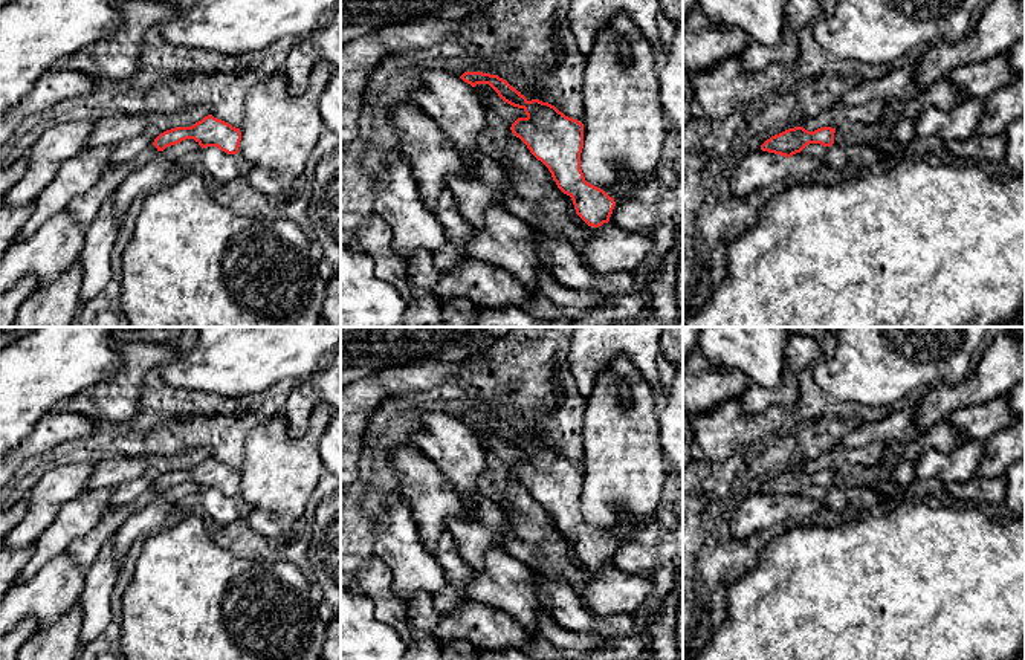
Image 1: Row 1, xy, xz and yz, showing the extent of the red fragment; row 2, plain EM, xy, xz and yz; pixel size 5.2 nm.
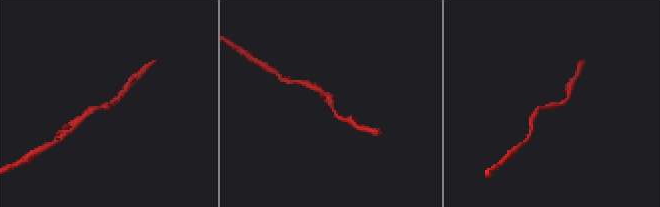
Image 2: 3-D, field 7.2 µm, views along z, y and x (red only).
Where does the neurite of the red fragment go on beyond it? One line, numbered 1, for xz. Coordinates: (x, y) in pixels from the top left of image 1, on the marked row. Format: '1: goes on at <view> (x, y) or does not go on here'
1: does not go on here

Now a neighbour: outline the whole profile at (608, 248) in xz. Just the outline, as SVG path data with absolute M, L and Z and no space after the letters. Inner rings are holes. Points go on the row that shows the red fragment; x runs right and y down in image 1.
M565 194L568 212L585 235L584 254L600 273L625 270L632 273L649 257L652 241L648 235L625 231L611 222L599 228L588 226L577 214L570 196Z

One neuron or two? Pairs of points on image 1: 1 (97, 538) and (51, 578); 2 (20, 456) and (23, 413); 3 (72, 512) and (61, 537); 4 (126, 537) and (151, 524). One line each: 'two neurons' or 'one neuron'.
1: two neurons
2: two neurons
3: one neuron
4: one neuron

